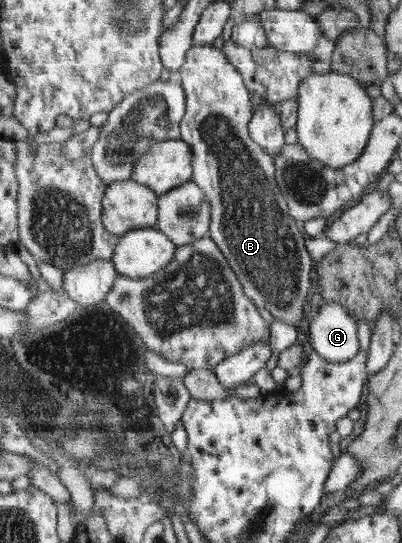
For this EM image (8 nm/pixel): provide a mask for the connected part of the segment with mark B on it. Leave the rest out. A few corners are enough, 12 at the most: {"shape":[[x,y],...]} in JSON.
{"shape":[[212,45],[180,69],[193,181],[246,294],[297,328],[314,254]]}

